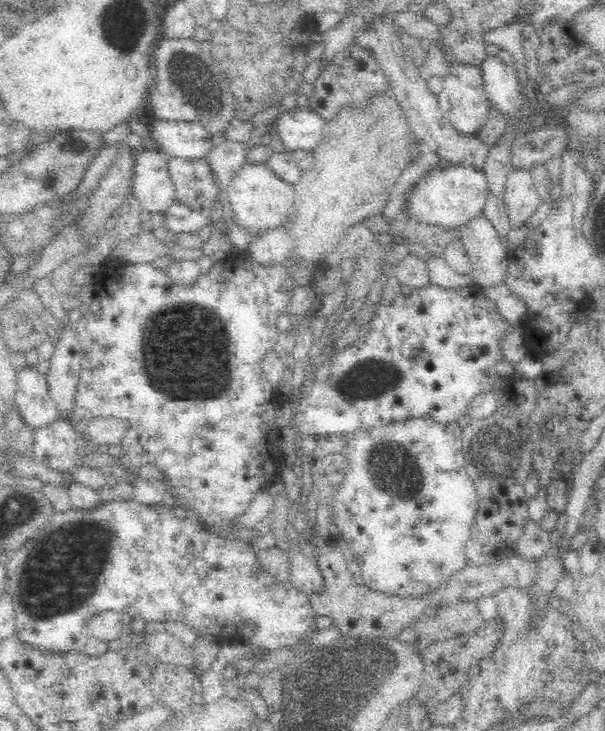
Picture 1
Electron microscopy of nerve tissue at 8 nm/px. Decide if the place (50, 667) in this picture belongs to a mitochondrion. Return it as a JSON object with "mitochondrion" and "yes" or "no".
{"mitochondrion":"yes"}

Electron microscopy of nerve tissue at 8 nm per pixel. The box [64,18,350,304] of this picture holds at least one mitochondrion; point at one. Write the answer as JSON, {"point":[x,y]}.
{"point":[185,76]}

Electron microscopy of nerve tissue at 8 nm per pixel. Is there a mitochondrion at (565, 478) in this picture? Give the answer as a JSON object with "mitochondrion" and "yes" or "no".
{"mitochondrion":"no"}

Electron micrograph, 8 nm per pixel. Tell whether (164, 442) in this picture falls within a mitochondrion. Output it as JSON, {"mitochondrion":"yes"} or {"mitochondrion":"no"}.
{"mitochondrion":"no"}

